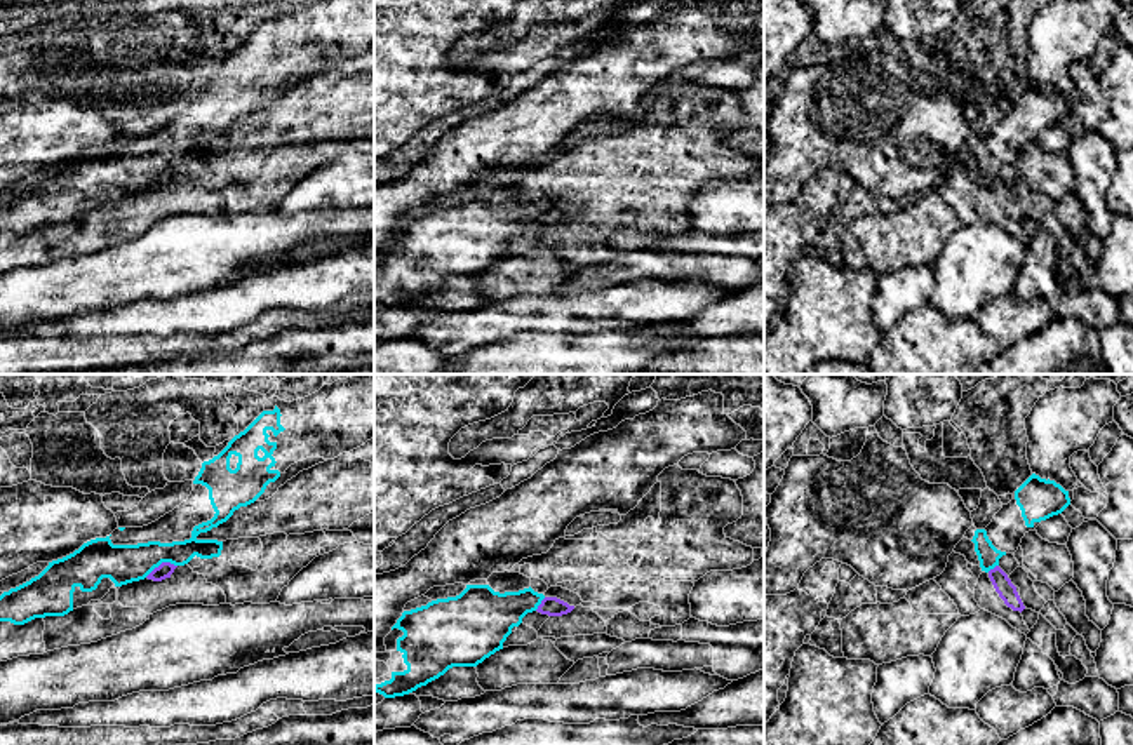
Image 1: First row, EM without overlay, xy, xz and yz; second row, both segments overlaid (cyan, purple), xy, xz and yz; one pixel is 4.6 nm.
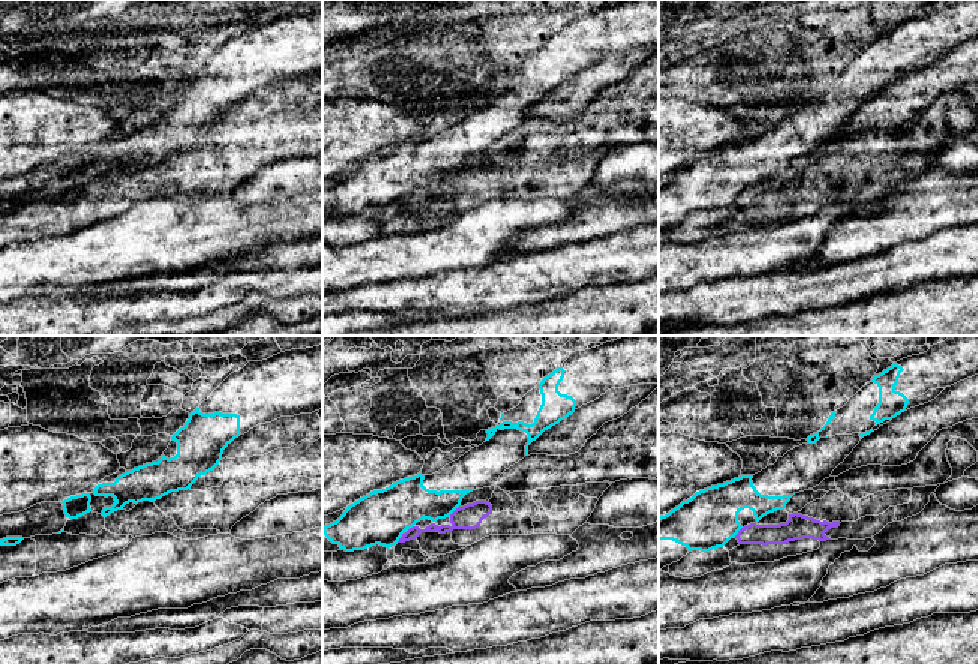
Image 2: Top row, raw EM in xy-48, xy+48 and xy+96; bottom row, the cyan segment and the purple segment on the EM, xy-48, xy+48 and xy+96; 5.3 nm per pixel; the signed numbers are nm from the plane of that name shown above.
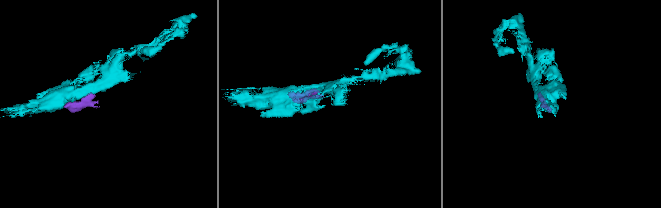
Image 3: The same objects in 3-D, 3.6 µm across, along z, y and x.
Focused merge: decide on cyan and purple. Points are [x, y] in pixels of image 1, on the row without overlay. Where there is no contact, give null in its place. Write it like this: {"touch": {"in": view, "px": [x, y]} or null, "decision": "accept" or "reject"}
{"touch": {"in": "xy", "px": [160, 173]}, "decision": "reject"}

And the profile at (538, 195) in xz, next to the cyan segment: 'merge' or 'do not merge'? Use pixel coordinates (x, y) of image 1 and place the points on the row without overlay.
do not merge

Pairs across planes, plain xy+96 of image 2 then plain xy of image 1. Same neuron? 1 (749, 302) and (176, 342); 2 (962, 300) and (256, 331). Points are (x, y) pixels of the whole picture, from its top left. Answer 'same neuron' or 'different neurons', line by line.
1: different neurons
2: different neurons

